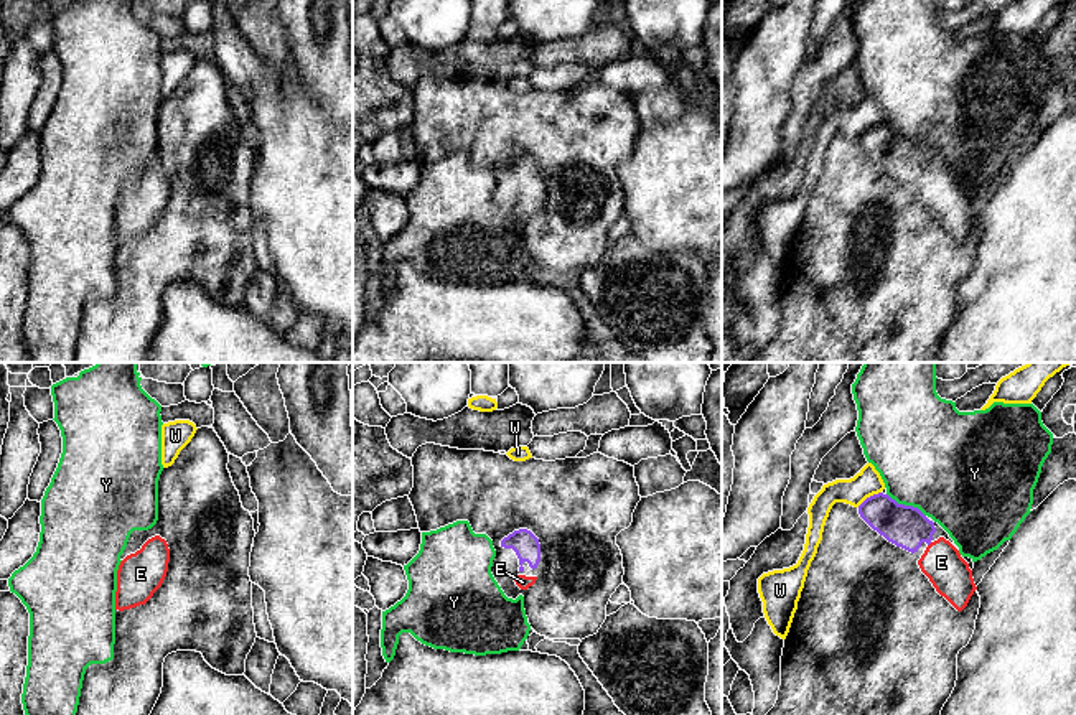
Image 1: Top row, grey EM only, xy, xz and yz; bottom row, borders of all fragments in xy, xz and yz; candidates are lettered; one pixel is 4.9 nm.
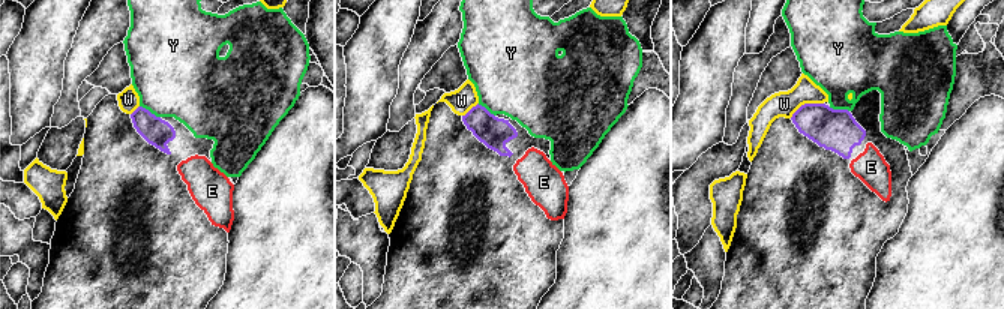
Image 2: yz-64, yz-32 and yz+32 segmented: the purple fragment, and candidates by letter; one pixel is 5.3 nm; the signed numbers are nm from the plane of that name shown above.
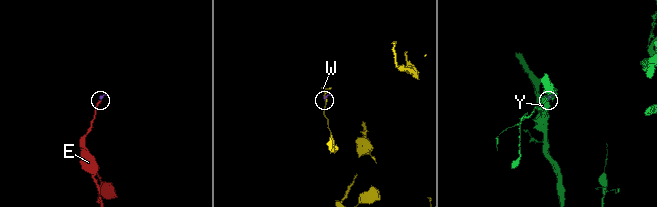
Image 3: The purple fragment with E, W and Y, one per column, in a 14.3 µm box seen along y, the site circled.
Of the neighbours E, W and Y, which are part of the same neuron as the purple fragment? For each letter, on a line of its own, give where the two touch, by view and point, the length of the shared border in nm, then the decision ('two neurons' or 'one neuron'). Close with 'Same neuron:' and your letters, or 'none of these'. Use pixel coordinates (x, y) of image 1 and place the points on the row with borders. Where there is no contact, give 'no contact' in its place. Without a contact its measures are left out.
E: no contact; one neuron
W: meets purple in yz at (870, 496); contact 140 nm long; two neurons
Y: meets purple in yz at (907, 506); contact 220 nm long; two neurons
Same neuron: E

